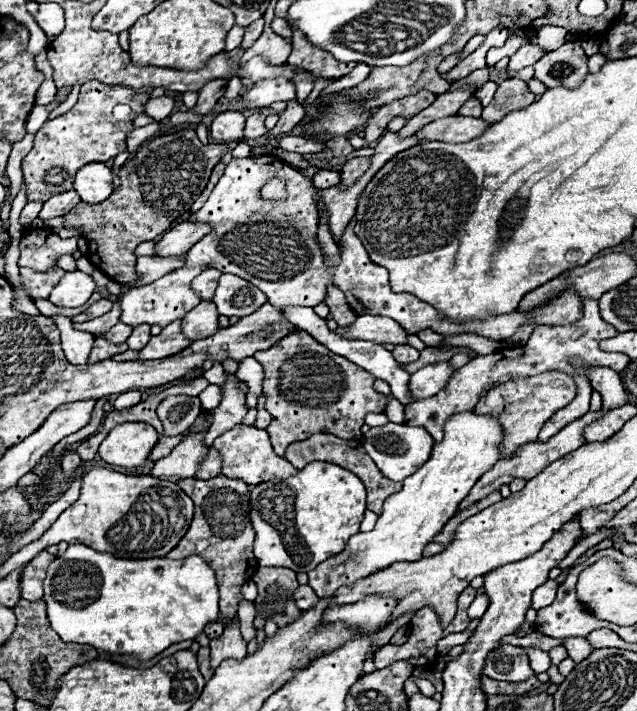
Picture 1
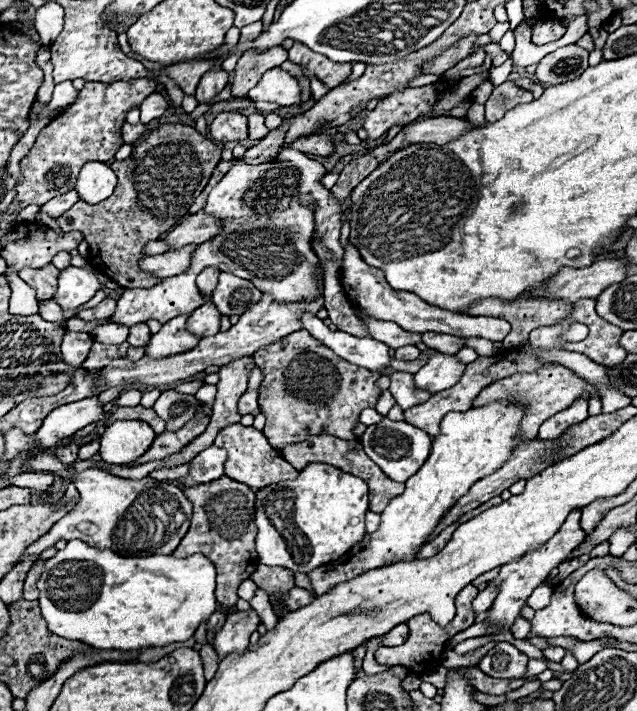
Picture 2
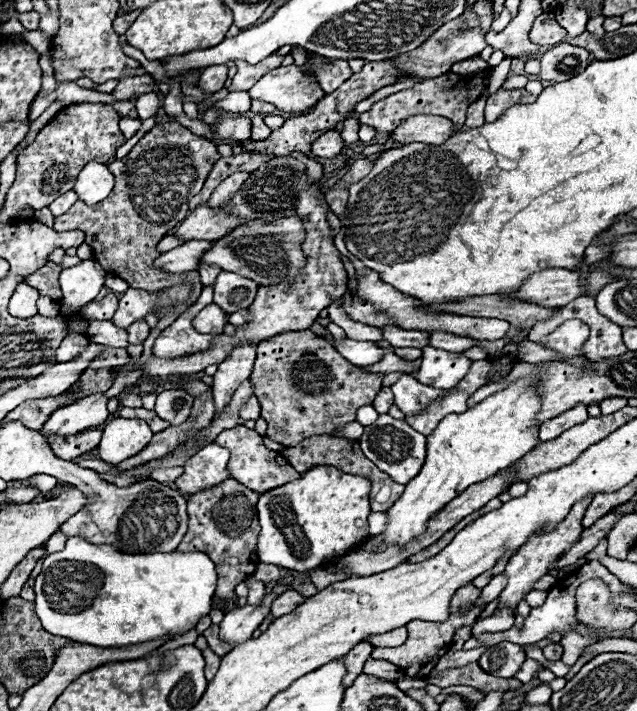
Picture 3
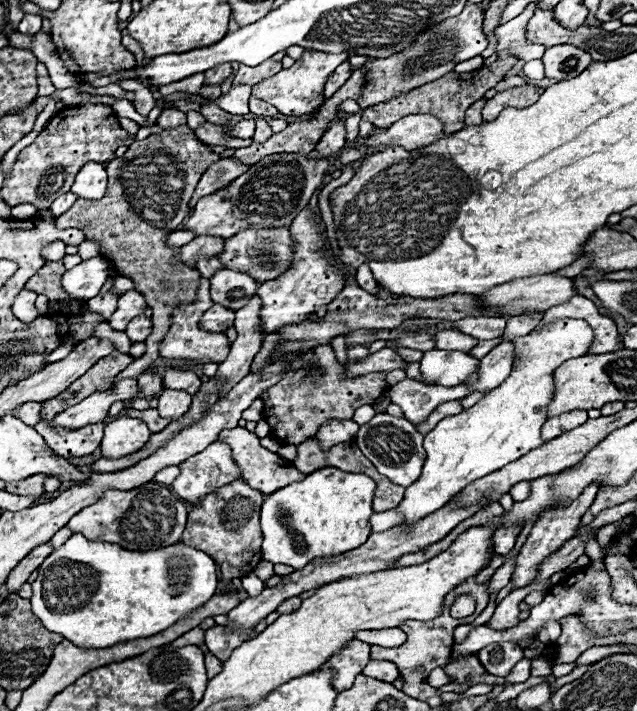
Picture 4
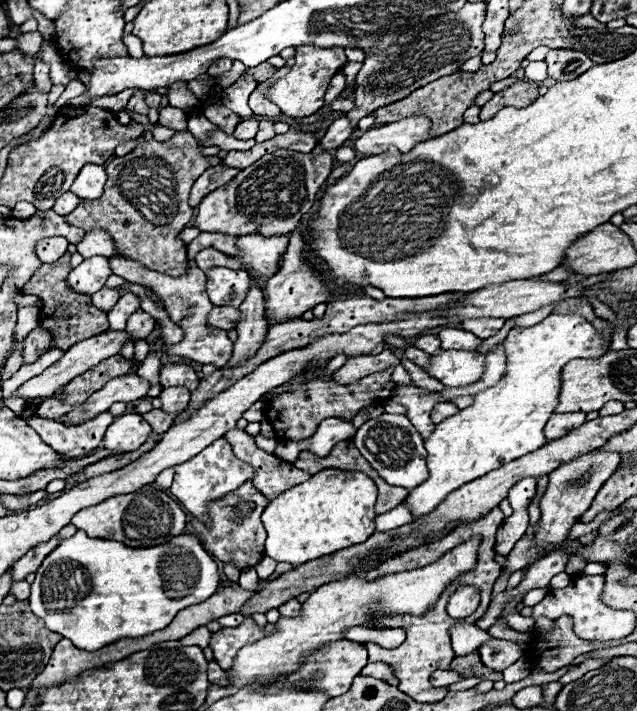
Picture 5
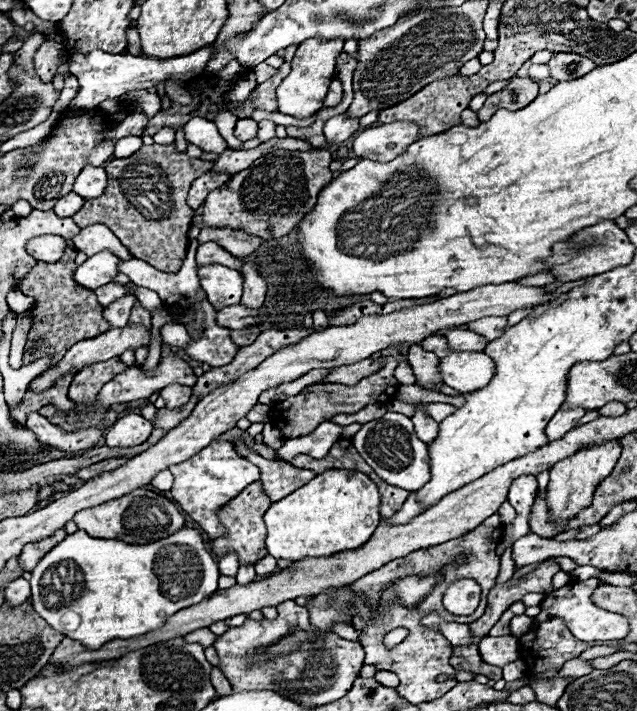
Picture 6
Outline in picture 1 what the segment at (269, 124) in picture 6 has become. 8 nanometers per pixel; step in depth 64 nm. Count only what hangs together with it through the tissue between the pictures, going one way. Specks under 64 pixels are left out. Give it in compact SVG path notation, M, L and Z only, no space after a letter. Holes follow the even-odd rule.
M252 114L252 116L248 116L248 120L246 120L246 128L244 128L244 138L260 138L260 136L264 136L268 130L264 128L264 114Z

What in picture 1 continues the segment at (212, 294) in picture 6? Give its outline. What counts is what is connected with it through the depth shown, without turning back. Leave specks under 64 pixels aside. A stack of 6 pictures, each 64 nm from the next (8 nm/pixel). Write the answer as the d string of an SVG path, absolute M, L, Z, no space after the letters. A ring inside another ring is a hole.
M222 274L212 302L224 316L248 316L266 302L266 296L248 280L234 274Z

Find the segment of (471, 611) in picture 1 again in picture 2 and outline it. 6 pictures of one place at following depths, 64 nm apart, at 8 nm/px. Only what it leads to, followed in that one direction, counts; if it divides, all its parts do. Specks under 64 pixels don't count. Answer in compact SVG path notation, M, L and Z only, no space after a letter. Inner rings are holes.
M488 586L486 590L478 592L478 596L476 596L476 598L474 598L474 602L472 602L474 612L476 612L476 614L480 614L480 612L488 610L488 608L492 606L492 600L494 600L494 598L496 598L496 586Z

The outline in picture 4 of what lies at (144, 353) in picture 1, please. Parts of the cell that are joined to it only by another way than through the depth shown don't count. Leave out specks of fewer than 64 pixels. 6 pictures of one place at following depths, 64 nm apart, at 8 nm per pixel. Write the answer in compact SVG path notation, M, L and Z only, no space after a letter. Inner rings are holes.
M200 276L200 280L198 280L198 292L196 292L194 302L188 304L188 308L184 308L184 310L180 308L180 310L174 312L176 320L174 320L174 324L170 326L166 338L164 338L162 344L160 344L160 356L162 356L162 358L188 358L188 360L200 360L202 364L206 364L206 362L220 364L220 362L226 360L226 356L228 356L228 352L230 352L230 342L228 342L226 334L224 334L224 332L204 332L204 330L200 328L200 324L198 324L202 312L206 312L206 310L214 304L214 302L210 300L208 286L210 286L208 280Z

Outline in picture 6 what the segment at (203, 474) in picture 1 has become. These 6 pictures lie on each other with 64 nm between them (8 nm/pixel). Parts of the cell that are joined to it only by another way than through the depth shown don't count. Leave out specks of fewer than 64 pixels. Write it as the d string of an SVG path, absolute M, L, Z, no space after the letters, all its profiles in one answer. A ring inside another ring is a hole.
M216 440L208 444L208 448L202 448L196 456L174 464L168 468L174 474L174 486L170 490L172 502L180 504L180 508L212 538L212 536L224 536L226 528L220 524L216 512L232 500L232 496L240 494L242 488L246 488L252 482L260 480L260 468L256 468L252 462L238 456L232 442Z

